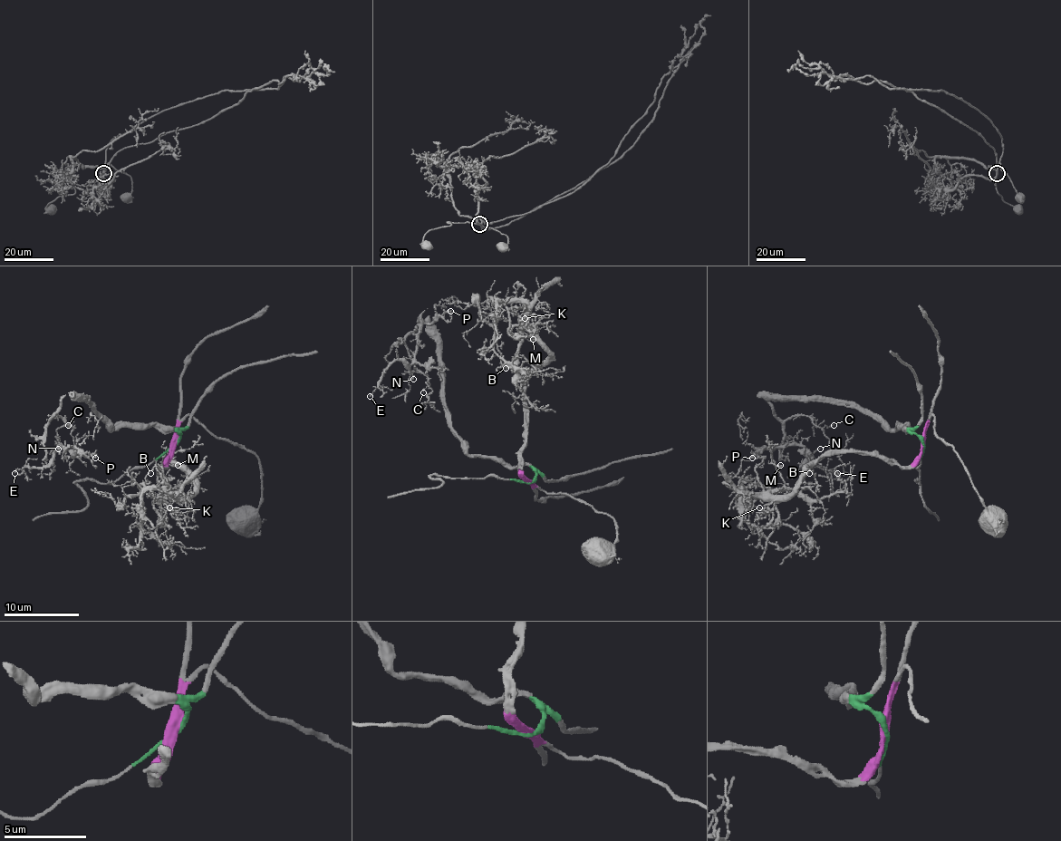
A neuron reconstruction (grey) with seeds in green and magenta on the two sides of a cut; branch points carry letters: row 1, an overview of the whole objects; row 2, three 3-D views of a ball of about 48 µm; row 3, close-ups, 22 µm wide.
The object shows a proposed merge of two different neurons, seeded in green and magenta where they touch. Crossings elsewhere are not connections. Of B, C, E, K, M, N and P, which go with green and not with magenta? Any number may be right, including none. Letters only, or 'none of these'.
C, E, N, P

